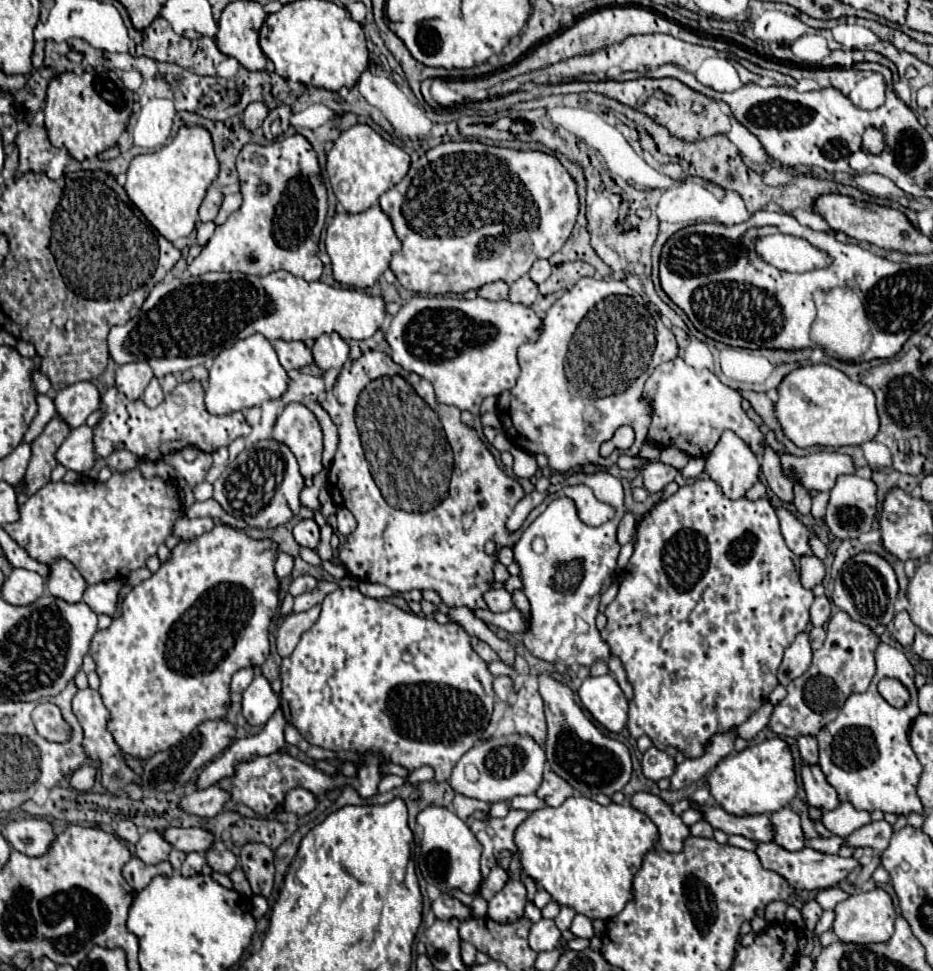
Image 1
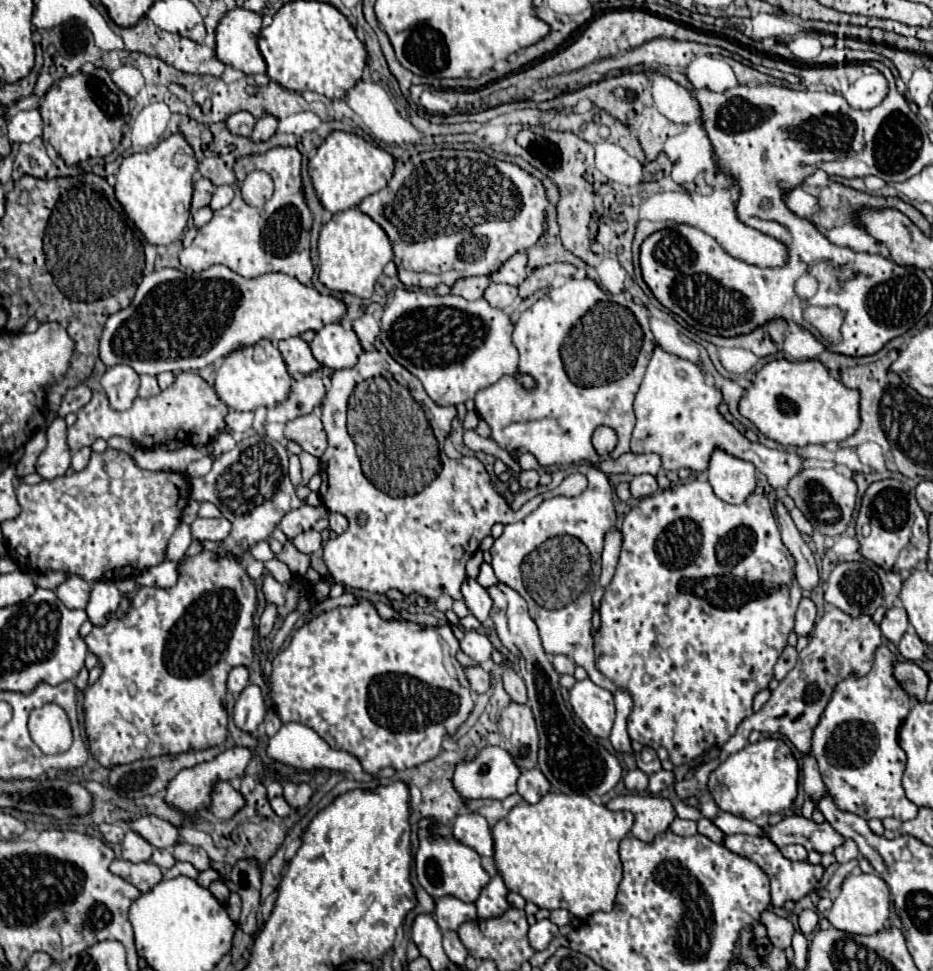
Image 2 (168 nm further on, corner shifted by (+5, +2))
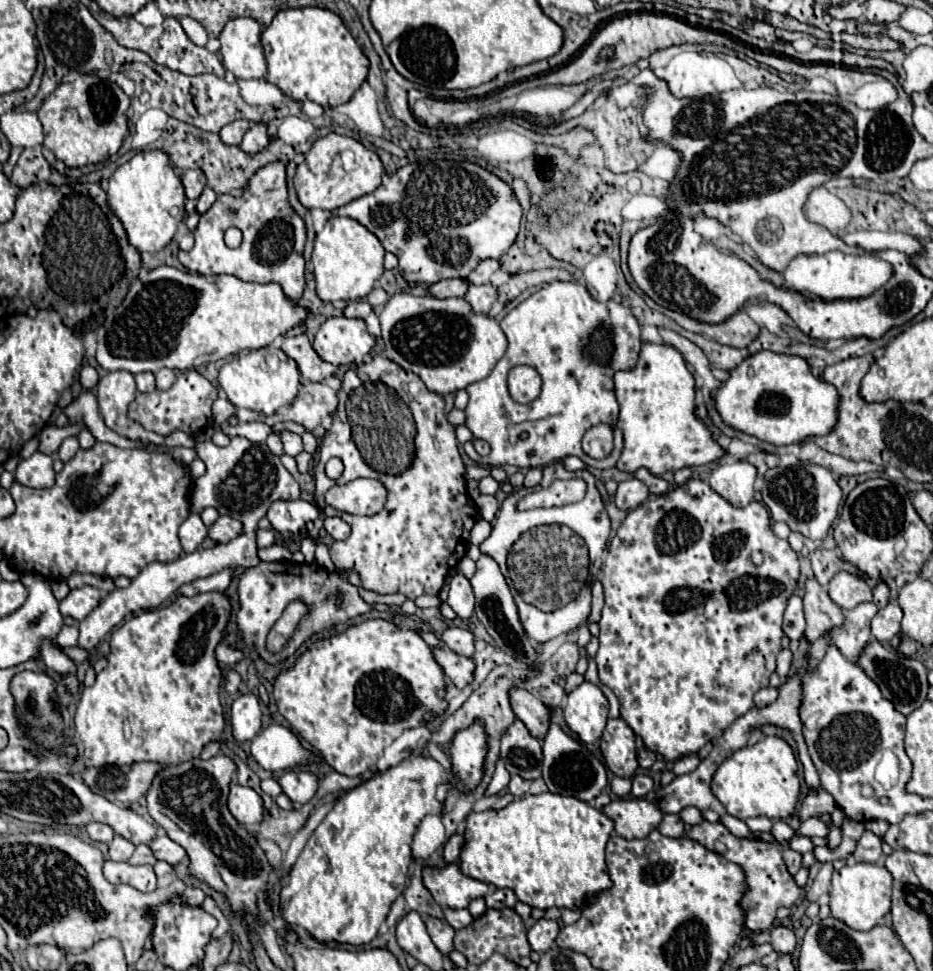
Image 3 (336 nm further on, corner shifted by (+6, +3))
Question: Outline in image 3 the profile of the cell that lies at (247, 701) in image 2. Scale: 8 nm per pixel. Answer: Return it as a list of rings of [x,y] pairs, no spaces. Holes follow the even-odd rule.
[[[243,694],[239,696],[231,706],[231,728],[233,736],[243,740],[253,740],[255,734],[261,730],[261,706],[259,698],[255,694]]]

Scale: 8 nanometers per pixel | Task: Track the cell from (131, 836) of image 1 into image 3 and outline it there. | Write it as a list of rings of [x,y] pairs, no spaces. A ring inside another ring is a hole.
[[[91,822],[91,824],[87,824],[87,832],[89,832],[91,840],[95,840],[95,842],[105,842],[105,844],[109,844],[109,842],[113,840],[113,836],[115,836],[113,828],[109,828],[107,824],[101,824],[101,822]]]

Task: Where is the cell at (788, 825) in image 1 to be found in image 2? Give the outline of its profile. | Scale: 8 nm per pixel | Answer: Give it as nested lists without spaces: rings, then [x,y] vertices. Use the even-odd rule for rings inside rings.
[[[786,845],[780,851],[790,861],[806,861],[806,857],[808,857],[808,853],[806,853],[806,849],[802,849],[802,845]]]

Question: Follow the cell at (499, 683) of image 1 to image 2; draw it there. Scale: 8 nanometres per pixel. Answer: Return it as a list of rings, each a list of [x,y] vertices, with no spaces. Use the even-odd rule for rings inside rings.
[[[480,665],[464,667],[464,673],[466,673],[466,679],[470,683],[472,693],[484,693],[490,689],[490,673],[486,669],[482,669]]]

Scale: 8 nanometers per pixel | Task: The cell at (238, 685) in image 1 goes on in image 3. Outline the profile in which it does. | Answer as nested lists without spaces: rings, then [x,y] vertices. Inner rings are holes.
[[[229,670],[229,672],[225,674],[225,690],[227,690],[229,694],[235,694],[235,692],[239,690],[239,684],[241,684],[241,676],[239,676],[239,672]]]

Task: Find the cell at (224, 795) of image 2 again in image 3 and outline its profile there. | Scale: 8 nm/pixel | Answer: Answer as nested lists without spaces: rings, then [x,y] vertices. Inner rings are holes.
[[[231,784],[229,786],[227,808],[233,814],[233,818],[252,833],[258,828],[259,822],[263,818],[263,800],[261,800],[261,796],[255,790],[245,788],[241,784]]]

